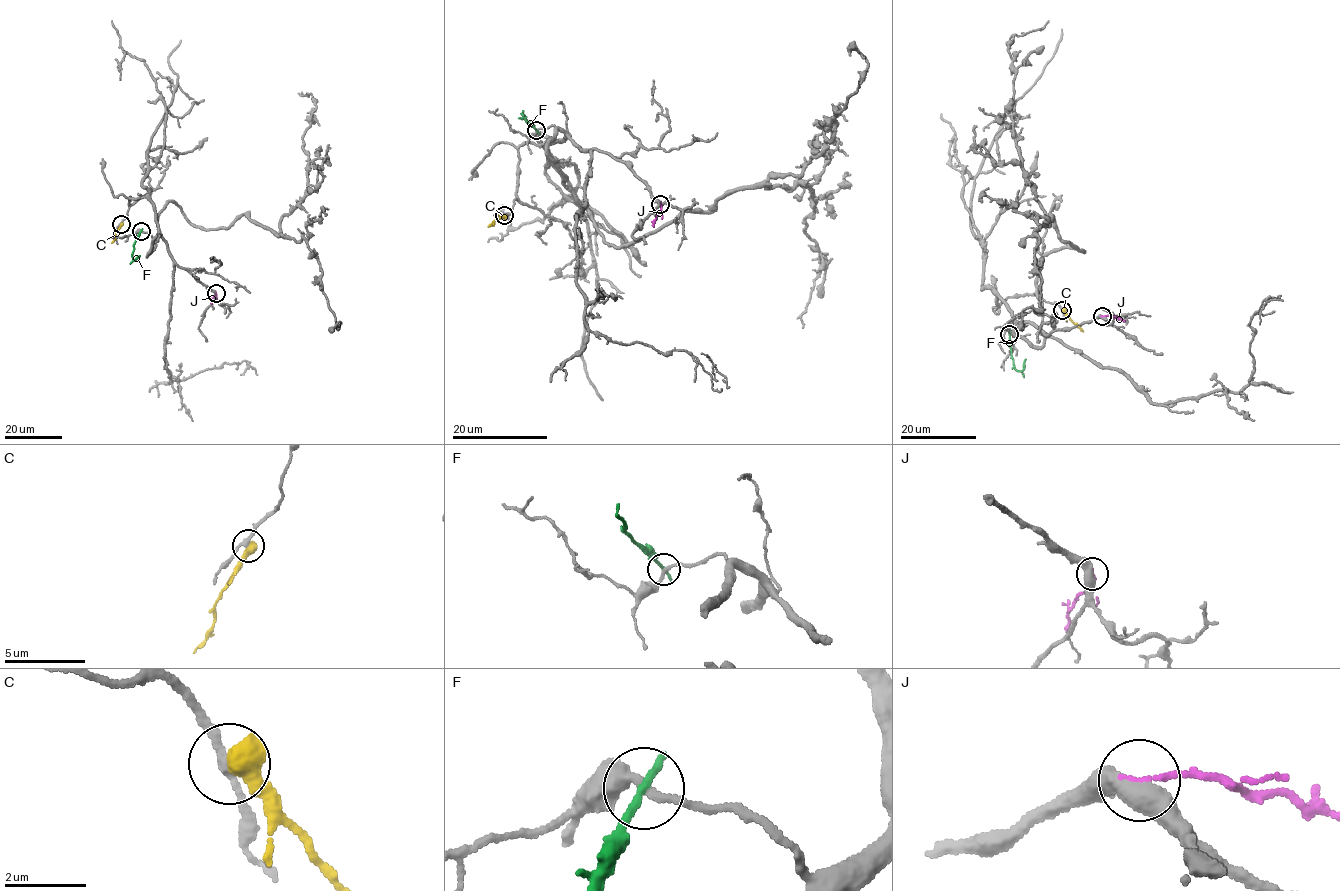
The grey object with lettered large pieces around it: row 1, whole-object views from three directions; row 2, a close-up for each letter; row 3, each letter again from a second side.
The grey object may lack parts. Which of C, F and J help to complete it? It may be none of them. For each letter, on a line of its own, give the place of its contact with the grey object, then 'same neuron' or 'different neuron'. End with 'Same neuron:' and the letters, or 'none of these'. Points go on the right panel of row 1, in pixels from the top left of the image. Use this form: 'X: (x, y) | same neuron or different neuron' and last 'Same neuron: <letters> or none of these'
C: (1062, 310) | different neuron
F: (1009, 334) | different neuron
J: (1102, 316) | different neuron
Same neuron: none of these

